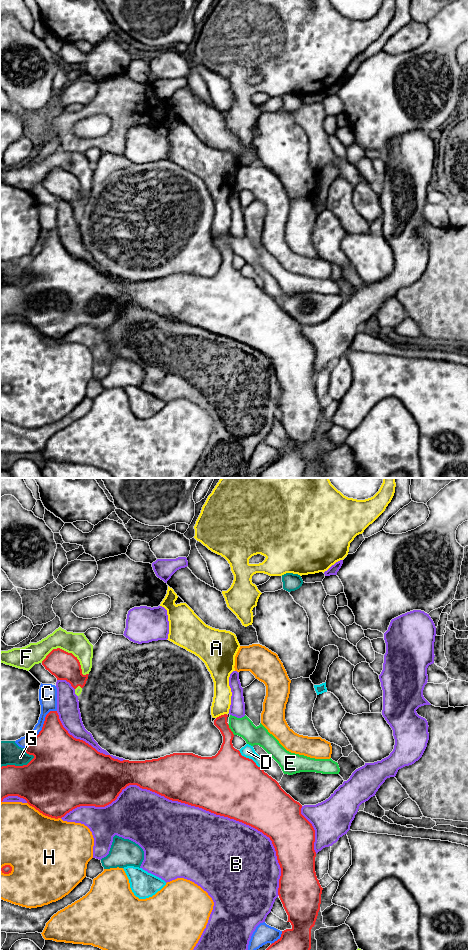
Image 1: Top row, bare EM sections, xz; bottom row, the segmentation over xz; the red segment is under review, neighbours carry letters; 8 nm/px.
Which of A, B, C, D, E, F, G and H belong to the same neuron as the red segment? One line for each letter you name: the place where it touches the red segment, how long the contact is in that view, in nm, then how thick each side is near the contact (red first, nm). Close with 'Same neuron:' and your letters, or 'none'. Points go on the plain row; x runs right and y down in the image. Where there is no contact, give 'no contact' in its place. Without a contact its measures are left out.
Same neuron: none

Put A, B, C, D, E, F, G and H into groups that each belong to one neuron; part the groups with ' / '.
A / B / C / D E / F / G / H

